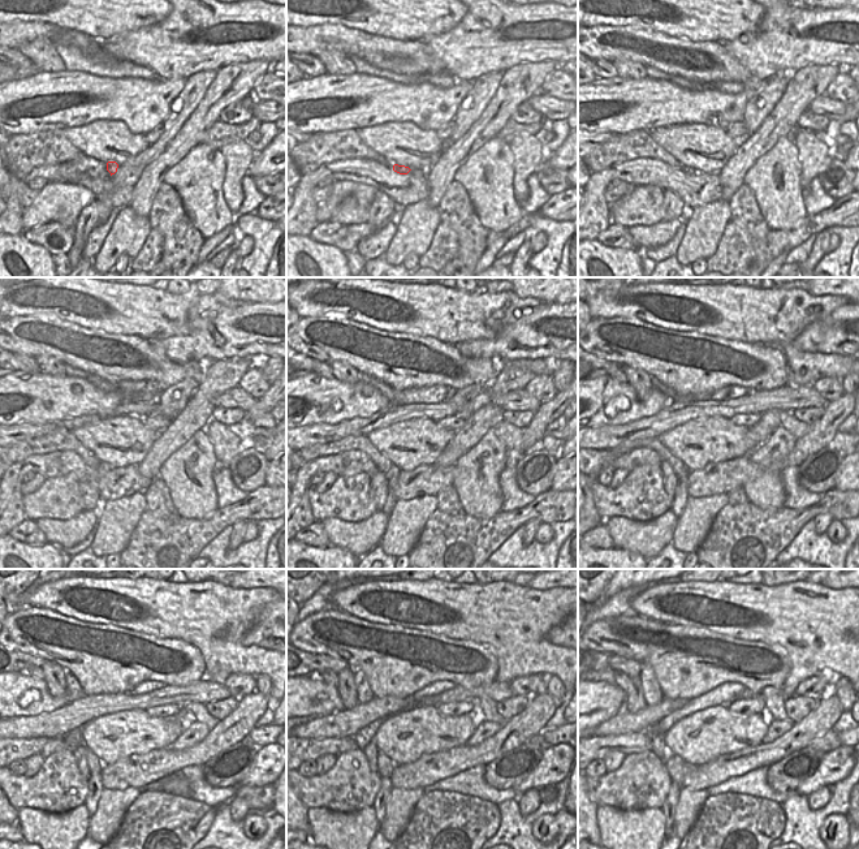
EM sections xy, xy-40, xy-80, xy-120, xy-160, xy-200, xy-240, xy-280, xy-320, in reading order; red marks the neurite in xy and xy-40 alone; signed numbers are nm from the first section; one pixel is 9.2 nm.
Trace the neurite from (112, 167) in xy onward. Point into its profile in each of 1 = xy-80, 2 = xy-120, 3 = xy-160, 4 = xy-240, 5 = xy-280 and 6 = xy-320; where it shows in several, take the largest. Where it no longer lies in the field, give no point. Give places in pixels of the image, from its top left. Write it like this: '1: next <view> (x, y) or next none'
1: next xy-80 (689, 169)
2: next xy-120 (104, 466)
3: next xy-160 (392, 475)
4: next xy-240 (94, 784)
5: next xy-280 (385, 788)
6: next xy-320 (669, 805)

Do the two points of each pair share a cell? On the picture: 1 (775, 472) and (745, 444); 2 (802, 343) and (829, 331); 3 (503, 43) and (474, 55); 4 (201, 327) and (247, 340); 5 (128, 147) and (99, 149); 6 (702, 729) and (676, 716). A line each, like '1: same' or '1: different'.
1: different
2: same
3: same
4: same
5: same
6: different

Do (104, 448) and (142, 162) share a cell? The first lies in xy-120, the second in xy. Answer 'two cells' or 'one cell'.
two cells

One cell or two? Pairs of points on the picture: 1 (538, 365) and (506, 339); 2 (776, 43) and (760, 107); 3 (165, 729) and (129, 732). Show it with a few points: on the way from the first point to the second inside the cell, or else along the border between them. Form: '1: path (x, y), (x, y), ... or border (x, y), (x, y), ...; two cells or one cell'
1: border (559, 360), (514, 358), (510, 362); two cells
2: border (789, 70), (777, 70), (765, 81); two cells
3: path (156, 732), (138, 732); one cell

